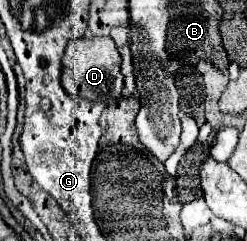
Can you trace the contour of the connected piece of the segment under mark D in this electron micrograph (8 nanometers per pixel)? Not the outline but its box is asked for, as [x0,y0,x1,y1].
[62,36,122,102]

